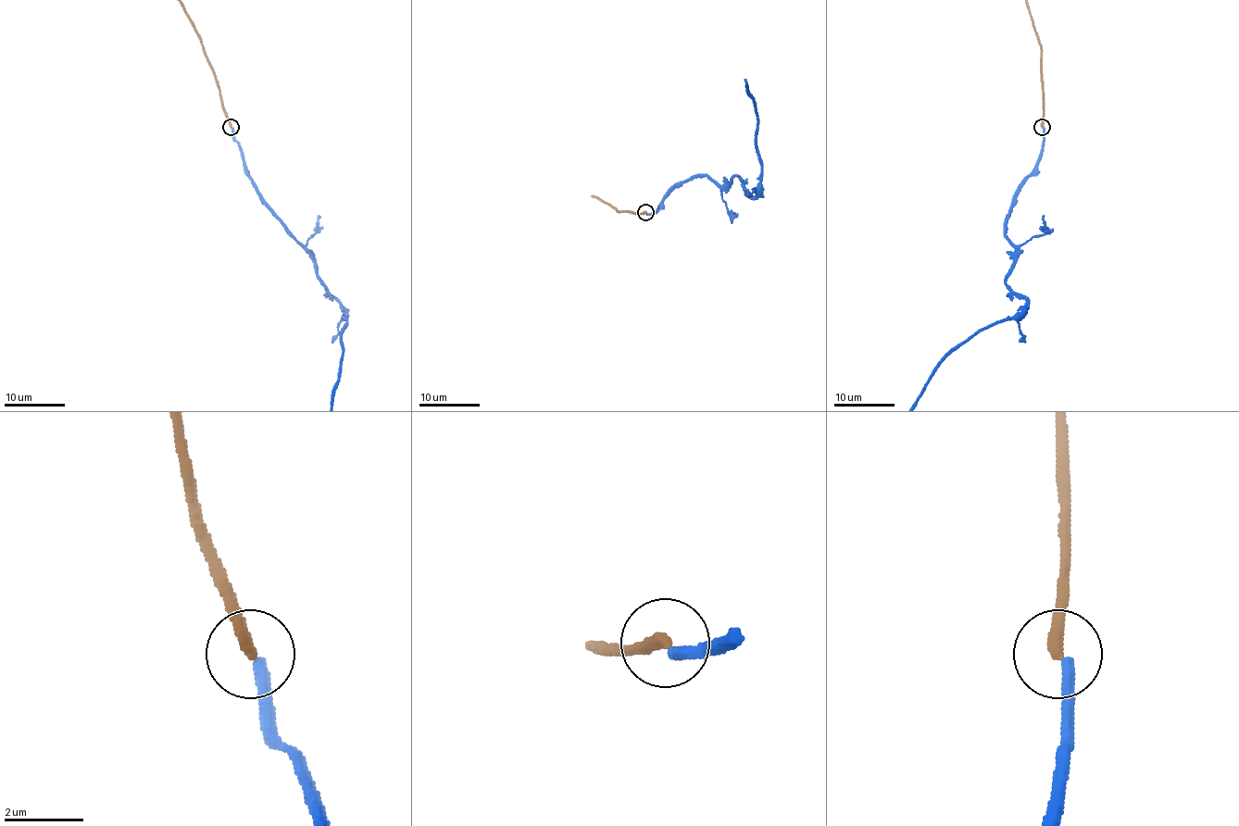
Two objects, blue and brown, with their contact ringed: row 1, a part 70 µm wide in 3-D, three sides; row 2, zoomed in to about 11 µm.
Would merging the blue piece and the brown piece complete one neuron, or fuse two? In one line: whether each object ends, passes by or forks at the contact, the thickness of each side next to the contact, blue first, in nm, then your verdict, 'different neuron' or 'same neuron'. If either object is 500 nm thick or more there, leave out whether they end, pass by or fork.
blue ends | brown ends | 300/320 nm | different neuron

